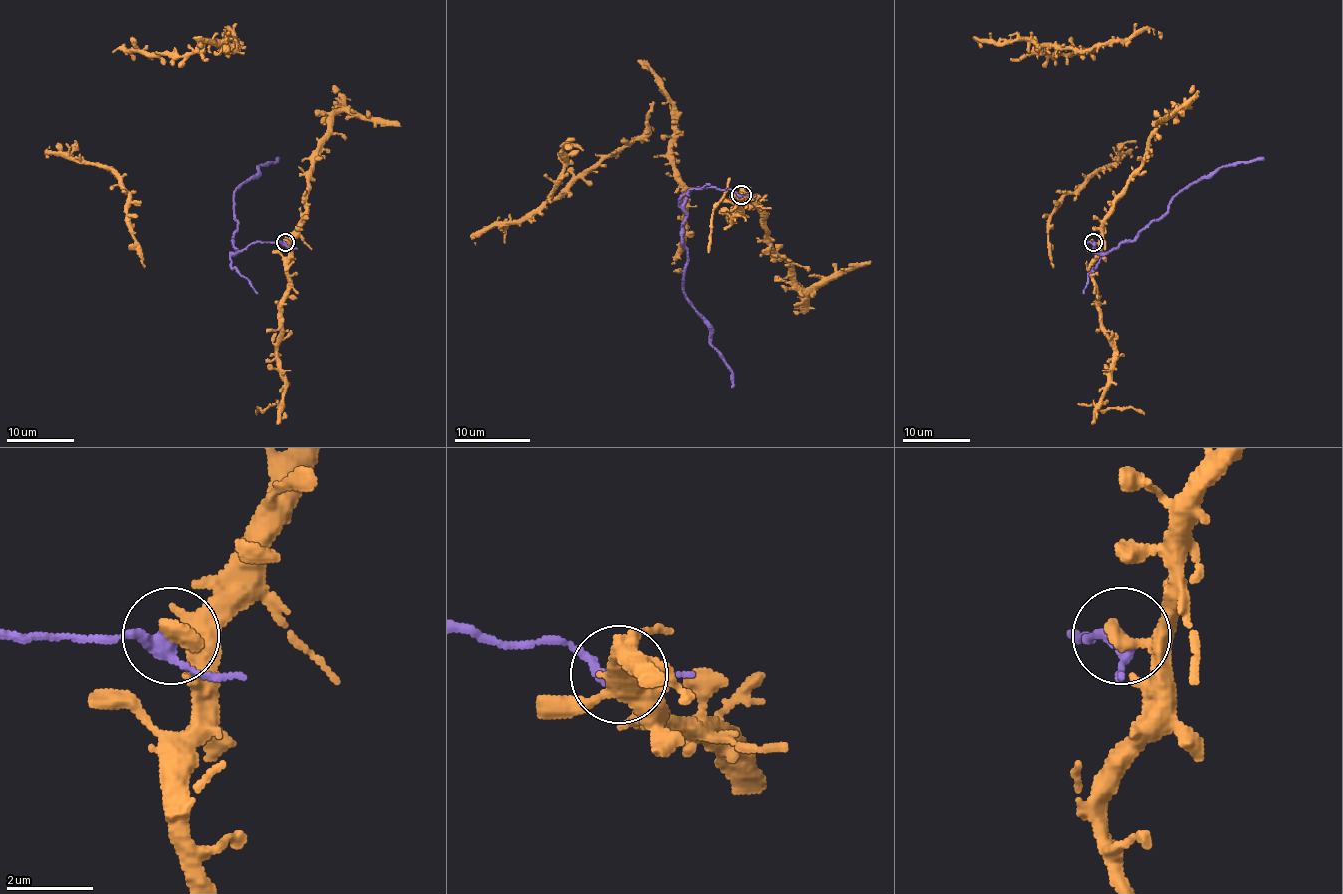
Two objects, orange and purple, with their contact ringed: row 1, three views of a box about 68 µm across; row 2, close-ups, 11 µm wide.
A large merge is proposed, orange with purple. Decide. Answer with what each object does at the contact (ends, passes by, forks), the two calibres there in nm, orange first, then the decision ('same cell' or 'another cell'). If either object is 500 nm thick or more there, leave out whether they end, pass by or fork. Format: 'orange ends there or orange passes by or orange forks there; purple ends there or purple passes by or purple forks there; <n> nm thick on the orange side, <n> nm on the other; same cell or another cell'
orange ends there; purple passes by; 440 nm thick on the orange side, 260 nm on the other; another cell

